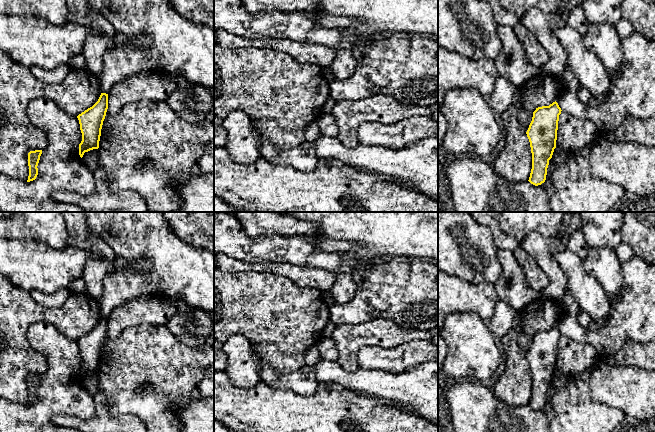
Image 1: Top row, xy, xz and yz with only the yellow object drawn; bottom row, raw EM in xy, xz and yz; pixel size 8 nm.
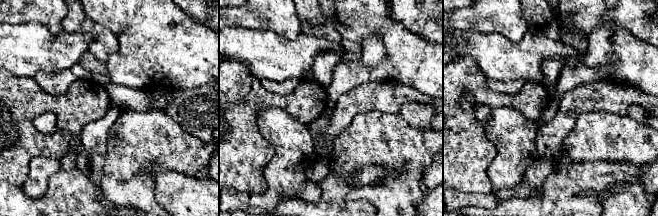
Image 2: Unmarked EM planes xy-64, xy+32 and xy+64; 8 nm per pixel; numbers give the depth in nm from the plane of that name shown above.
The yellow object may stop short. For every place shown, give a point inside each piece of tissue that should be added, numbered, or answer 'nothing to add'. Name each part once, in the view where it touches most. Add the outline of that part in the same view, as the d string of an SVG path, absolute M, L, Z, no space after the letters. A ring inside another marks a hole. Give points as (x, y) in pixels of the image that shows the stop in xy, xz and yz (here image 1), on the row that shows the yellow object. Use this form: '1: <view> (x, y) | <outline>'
nothing to add

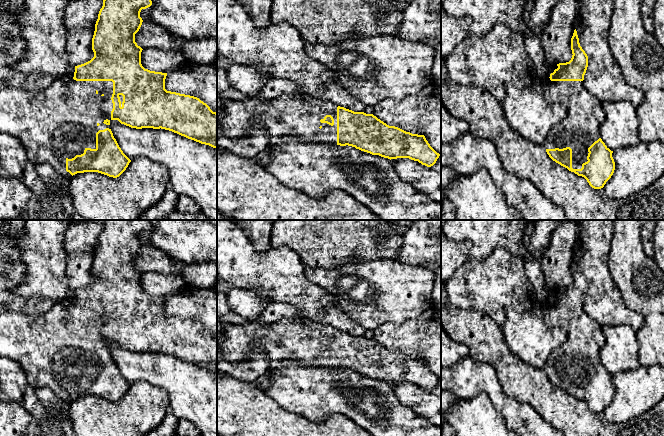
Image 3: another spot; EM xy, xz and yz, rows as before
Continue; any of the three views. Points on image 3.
1: xy (58, 122) | M69 78L68 80L59 80L59 79L55 79L54 82L48 86L47 88L45 89L42 89L40 91L26 91L26 90L23 90L23 89L18 89L18 88L15 88L15 87L6 87L6 88L3 88L0 90L0 132L1 133L8 133L14 137L16 137L20 143L22 144L22 146L24 147L24 151L26 152L27 154L27 157L28 159L36 166L39 166L41 164L49 164L51 165L55 170L56 172L58 172L60 175L68 178L68 179L71 179L73 176L75 175L78 175L80 173L77 173L75 175L71 175L69 172L66 171L66 159L72 159L74 158L76 155L81 155L84 153L84 150L86 148L91 148L91 149L96 149L96 133L99 131L99 130L104 130L106 128L109 128L110 129L110 125L106 125L104 124L103 122L108 119L108 120L111 120L111 111L113 109L113 103L112 103L112 100L111 100L111 97L112 97L112 94L113 94L113 82L112 81L76 81L72 78Z

